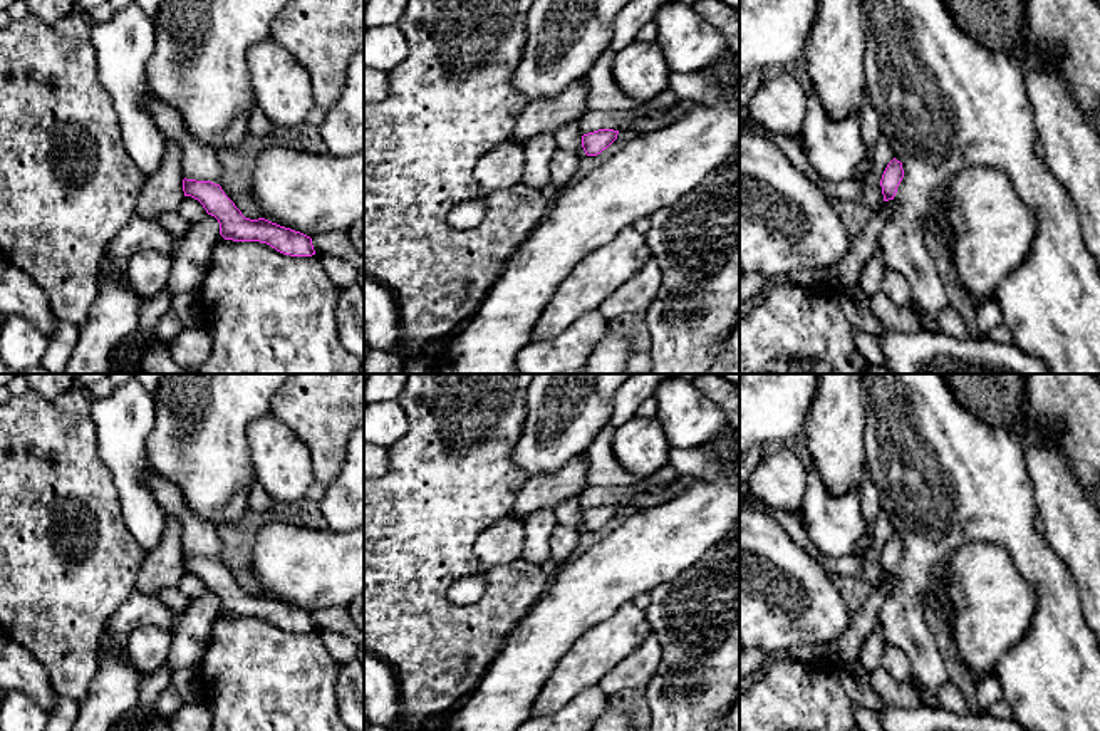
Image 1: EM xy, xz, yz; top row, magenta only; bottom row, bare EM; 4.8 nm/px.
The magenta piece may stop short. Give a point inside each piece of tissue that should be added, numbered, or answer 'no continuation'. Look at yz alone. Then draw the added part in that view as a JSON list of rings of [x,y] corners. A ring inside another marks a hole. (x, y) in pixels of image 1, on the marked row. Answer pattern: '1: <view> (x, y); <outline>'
no continuation

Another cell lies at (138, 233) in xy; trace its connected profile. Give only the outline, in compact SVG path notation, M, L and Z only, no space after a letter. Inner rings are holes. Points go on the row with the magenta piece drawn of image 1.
M143 218L131 220L109 243L99 265L99 283L112 280L116 272L127 272L129 258L144 246L158 246L174 255L174 240L159 223Z

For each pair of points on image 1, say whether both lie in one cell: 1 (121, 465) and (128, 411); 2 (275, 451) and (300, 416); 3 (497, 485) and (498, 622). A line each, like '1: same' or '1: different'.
1: same
2: different
3: same

